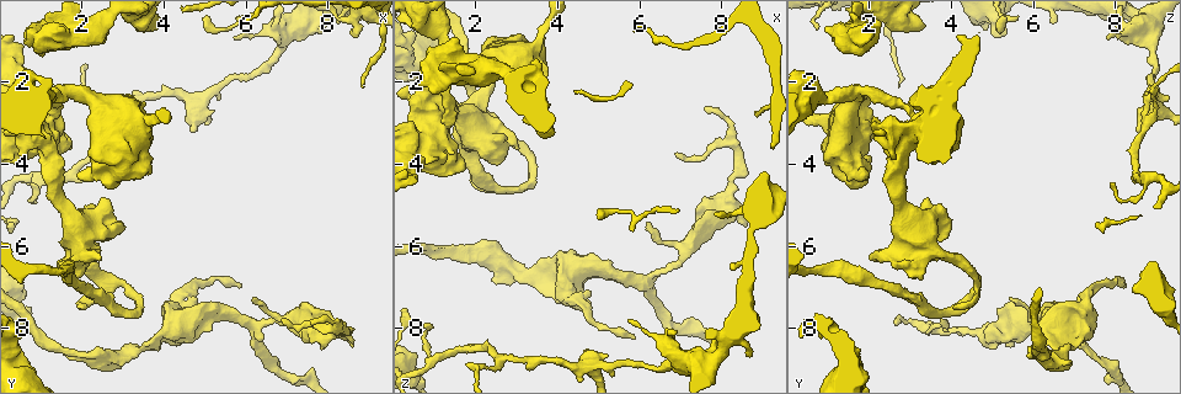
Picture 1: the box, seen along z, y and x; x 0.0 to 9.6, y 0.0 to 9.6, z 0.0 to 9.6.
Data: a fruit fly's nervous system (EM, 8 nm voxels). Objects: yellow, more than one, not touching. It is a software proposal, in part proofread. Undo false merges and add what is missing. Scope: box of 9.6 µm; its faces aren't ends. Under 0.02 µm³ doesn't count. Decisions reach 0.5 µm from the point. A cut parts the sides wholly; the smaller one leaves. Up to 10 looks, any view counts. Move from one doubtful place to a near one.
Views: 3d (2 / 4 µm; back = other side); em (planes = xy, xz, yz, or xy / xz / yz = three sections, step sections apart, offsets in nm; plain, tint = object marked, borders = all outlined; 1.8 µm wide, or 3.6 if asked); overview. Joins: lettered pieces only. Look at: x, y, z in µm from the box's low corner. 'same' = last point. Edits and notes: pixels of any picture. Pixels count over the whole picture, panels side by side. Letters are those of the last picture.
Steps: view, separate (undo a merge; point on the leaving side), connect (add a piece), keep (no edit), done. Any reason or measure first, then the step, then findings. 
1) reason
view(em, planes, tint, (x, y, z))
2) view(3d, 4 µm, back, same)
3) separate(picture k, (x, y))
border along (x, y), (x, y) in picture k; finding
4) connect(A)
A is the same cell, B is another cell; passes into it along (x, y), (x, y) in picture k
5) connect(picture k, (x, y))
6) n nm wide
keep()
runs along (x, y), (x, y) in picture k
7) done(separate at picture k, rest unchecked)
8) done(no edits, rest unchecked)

abrupt turn
view(3d, 4 µm, back, (1.05, 3.30, 2.80))

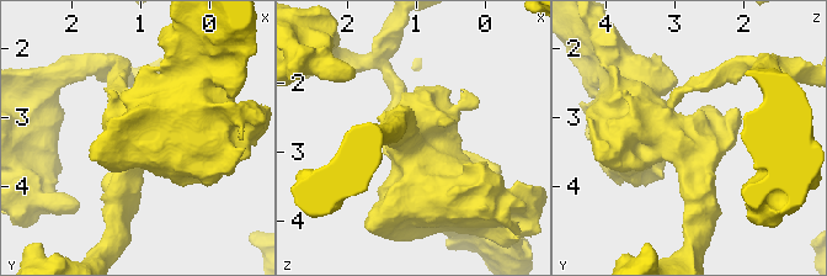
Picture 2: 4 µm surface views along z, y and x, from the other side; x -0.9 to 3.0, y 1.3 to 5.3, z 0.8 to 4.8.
need the tissue
view(em, 3.6 µm, xz, step 16, borders, (1.00, 3.25, 2.85))

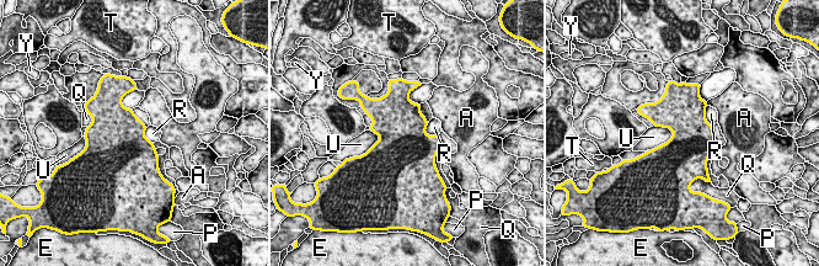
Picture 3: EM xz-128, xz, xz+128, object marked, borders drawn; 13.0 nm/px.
view(em, 3.6 µm, yz, step 8, borders, same)

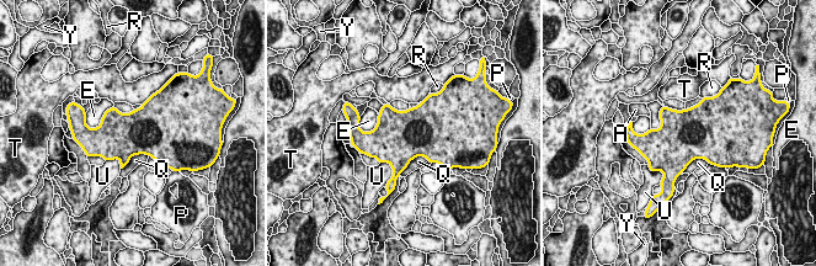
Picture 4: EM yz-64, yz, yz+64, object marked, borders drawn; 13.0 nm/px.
600 nm wide
keep()
A, E, P, Q, R, T, U and Y are other cells; one cell here

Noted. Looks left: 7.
branch stops here
view(3d, 2 µm, (3.85, 0.70, 3.30))

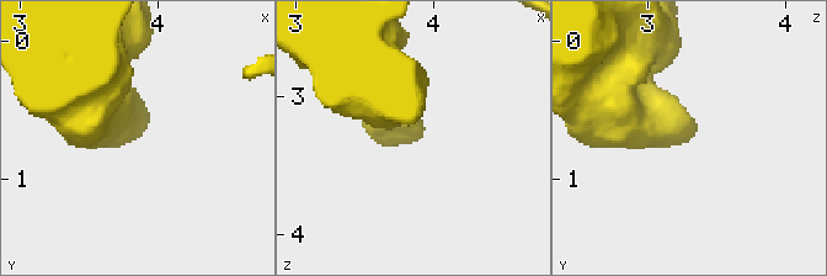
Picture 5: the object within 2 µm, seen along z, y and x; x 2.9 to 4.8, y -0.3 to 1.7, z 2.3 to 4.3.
shape alone is not enough
view(em, planes, plain, (3.82, 0.64, 3.34))

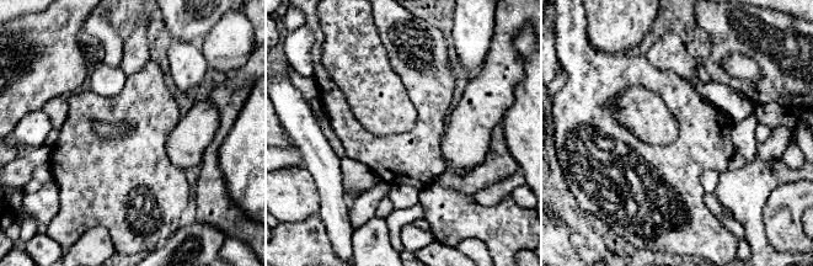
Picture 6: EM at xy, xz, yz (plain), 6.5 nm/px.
see the neighbours
view(em, planes, borders, same)

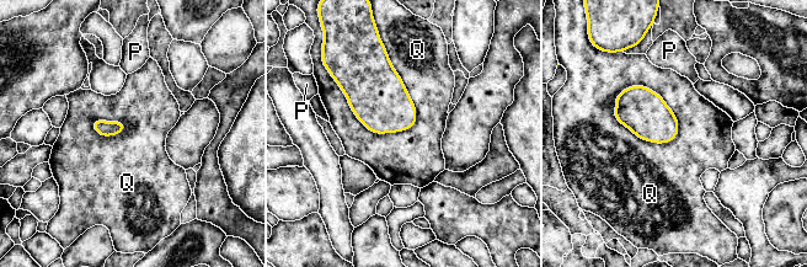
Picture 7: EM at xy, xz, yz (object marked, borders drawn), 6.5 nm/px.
keep()
P and Q are other cells; border along (384, 48), (416, 122), (375, 134) in picture 7; none of them fits

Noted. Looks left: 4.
calibre changes
view(em, planes, borders, (4.45, 7.30, 7.30))

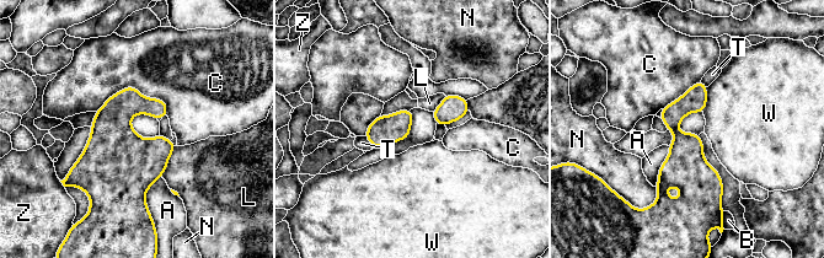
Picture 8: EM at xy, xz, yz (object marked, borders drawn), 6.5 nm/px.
keep()
A, B, C, L, N, T, W and Z are other cells; runs along (700, 85), (675, 114), (681, 204) in picture 8; continuous, no second cell

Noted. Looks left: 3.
calibre changes
view(em, planes, tint, (7.05, 7.75, 6.15))

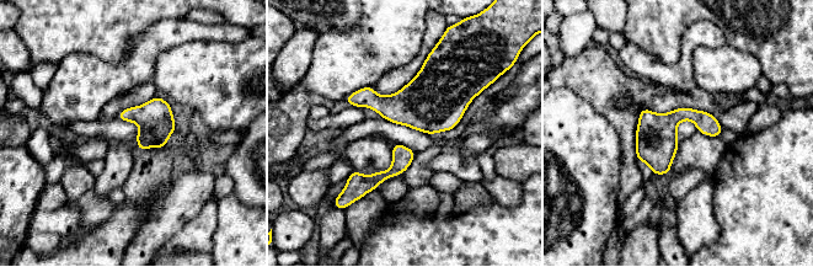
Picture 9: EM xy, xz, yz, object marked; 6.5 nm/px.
view(em, planes, borders, same)

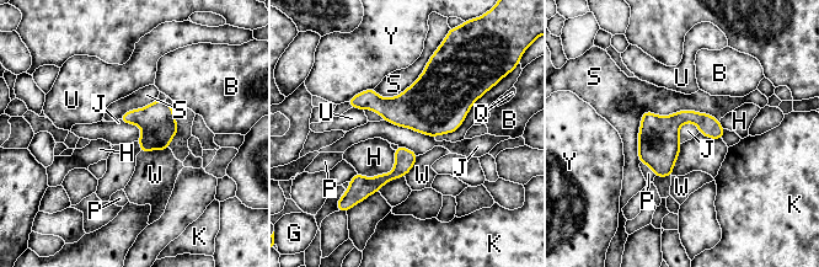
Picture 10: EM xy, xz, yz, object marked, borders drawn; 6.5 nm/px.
keep()
B, G, H, J, K, P, Q, S, U, W and Y are other cells; border along (384, 119), (434, 138) in picture 10; one cell here

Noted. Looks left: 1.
done(no edits, rest unchecked)

